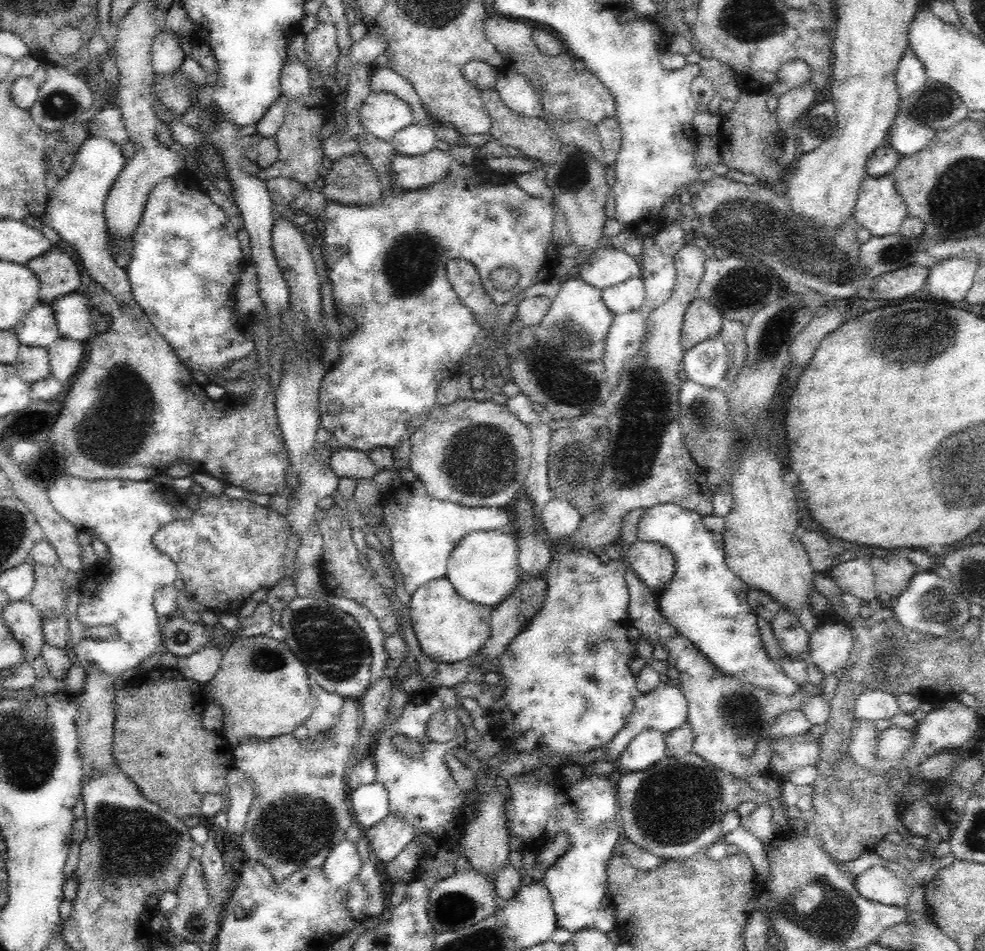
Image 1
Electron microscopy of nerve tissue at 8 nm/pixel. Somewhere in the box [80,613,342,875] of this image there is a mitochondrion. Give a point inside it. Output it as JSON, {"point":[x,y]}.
{"point":[290,831]}

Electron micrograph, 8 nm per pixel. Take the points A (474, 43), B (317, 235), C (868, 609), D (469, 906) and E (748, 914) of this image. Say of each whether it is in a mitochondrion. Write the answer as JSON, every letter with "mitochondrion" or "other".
{"A":"other","B":"other","C":"other","D":"mitochondrion","E":"other"}

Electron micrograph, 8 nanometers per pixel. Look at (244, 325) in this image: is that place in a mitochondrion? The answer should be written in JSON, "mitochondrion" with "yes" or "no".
{"mitochondrion":"no"}

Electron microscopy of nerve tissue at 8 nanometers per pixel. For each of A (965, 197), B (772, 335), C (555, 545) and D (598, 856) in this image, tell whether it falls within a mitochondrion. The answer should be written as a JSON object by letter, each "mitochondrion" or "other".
{"A":"mitochondrion","B":"mitochondrion","C":"other","D":"other"}

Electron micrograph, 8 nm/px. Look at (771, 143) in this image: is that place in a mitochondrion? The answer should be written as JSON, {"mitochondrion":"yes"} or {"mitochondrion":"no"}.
{"mitochondrion":"yes"}

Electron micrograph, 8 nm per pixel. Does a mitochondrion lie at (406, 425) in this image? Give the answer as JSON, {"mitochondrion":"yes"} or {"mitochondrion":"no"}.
{"mitochondrion":"no"}

